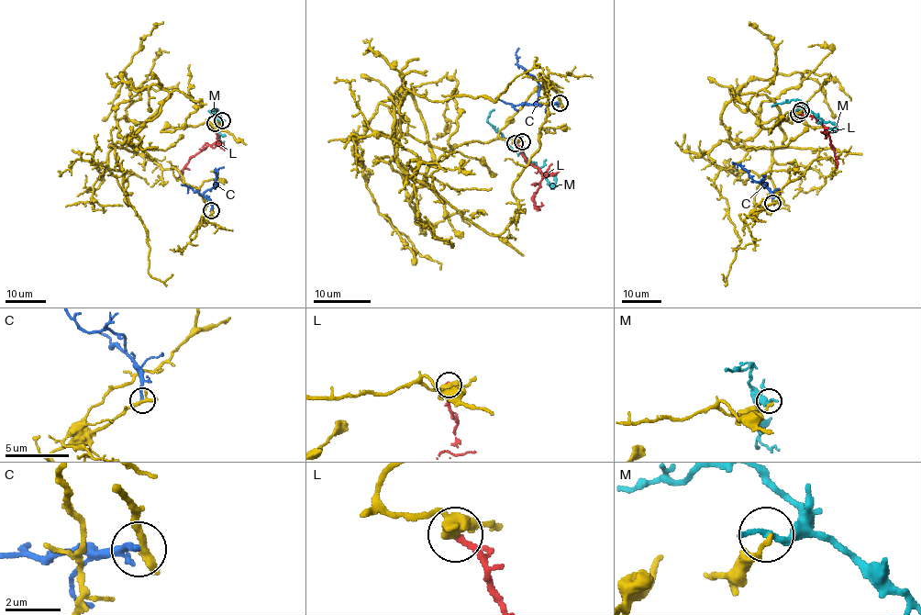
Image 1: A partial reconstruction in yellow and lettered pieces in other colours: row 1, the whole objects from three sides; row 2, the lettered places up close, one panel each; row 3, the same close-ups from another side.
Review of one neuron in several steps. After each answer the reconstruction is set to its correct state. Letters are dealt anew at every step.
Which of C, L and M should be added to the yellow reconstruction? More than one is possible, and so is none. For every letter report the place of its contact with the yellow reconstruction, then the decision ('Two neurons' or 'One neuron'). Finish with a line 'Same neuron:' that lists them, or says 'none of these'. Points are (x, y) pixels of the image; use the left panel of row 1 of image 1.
C: Touches yellow at (211, 210). Two neurons
L: Touches yellow at (215, 123). Two neurons
M: Touches yellow at (222, 120). Two neurons
Same neuron: none of these

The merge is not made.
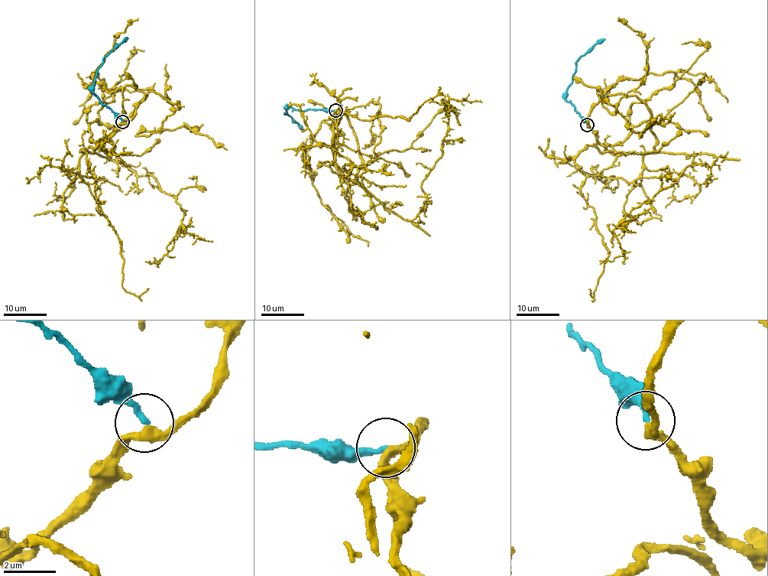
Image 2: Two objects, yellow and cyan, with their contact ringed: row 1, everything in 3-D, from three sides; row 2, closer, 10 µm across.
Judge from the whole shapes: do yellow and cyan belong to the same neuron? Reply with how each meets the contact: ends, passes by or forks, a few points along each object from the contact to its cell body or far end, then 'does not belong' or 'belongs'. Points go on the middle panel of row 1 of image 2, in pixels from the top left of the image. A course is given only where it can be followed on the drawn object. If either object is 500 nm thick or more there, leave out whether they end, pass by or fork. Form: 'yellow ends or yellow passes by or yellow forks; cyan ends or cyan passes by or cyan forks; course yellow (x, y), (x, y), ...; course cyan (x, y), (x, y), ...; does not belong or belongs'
yellow passes by; cyan ends; course yellow (335, 110), (363, 159), (356, 182), (411, 220), (447, 135), (449, 105), (430, 97); course cyan (335, 110), (286, 108), (283, 112), (288, 113), (304, 130); belongs

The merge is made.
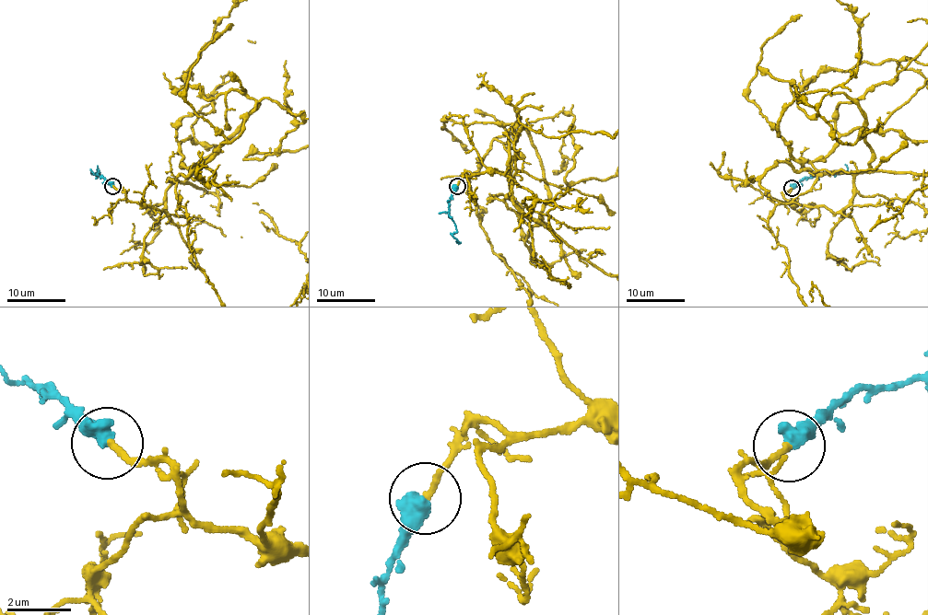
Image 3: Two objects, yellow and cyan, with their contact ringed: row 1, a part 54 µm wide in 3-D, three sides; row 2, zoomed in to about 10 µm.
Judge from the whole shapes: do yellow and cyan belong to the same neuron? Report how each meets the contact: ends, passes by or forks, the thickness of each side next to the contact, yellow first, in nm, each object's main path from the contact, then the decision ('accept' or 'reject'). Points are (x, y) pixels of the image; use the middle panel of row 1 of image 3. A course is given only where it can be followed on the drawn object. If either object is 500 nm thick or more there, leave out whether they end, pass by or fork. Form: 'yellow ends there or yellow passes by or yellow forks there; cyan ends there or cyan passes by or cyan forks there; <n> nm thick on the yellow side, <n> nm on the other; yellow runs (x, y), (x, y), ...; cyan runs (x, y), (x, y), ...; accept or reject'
190 nm thick on the yellow side, 550 nm on the other; yellow runs (457, 186), (510, 177), (540, 219), (521, 118), (511, 189), (491, 199), (519, 205), (537, 272), (535, 233); cyan runs (457, 186), (449, 203), (449, 214), (457, 230), (452, 235), (459, 242), (455, 241); accept

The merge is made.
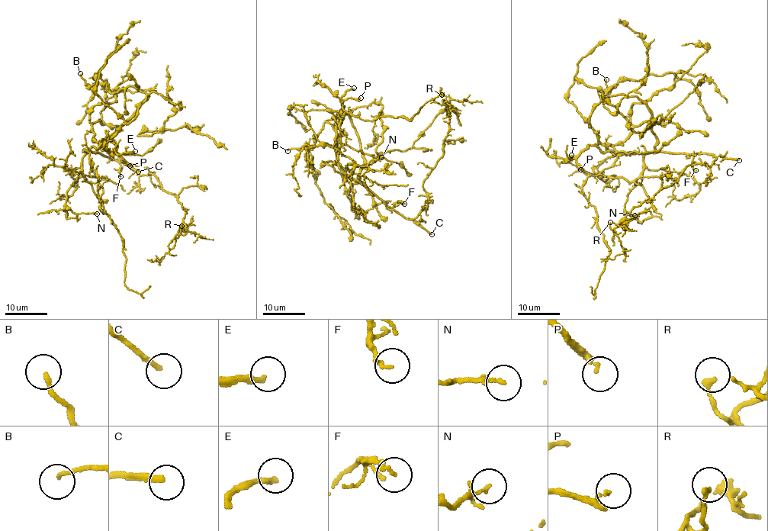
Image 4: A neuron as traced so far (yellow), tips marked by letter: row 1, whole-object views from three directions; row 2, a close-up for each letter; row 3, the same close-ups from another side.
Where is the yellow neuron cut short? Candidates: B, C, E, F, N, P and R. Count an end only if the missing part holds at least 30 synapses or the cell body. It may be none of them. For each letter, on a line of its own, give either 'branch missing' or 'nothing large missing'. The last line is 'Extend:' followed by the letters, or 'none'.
B: nothing large missing
C: branch missing
E: branch missing
F: nothing large missing
N: nothing large missing
P: branch missing
R: nothing large missing
Extend: C, E, P

